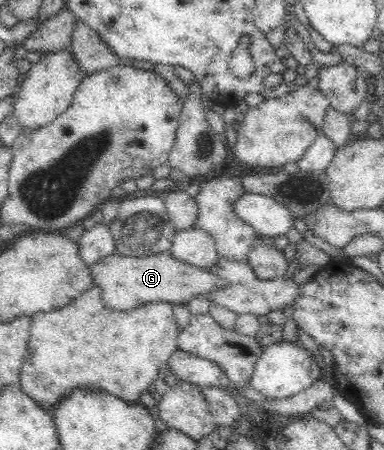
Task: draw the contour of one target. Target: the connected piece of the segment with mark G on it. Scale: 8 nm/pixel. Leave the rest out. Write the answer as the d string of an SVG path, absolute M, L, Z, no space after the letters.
M168 251L147 256L121 256L116 252L106 256L90 267L93 287L101 289L103 304L113 310L131 310L151 302L167 302L187 305L193 298L207 293L219 292L226 283L207 268L181 262Z

